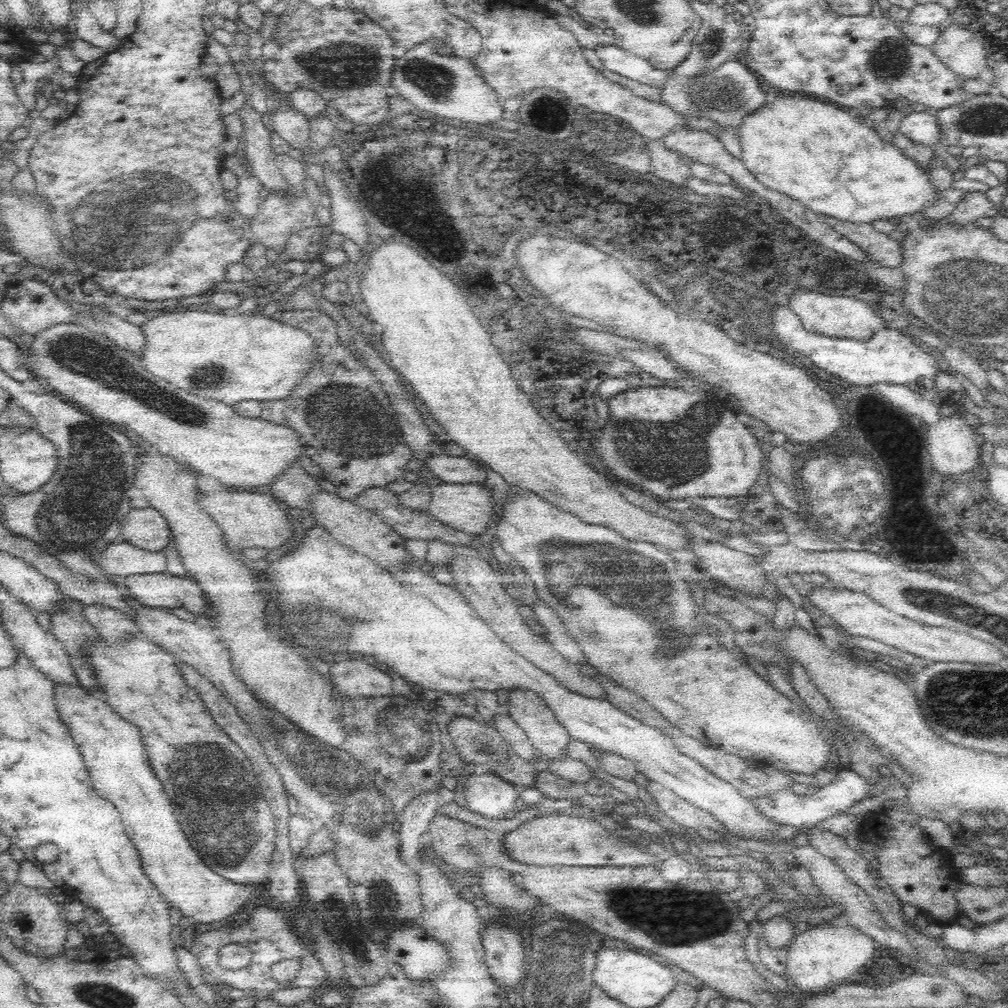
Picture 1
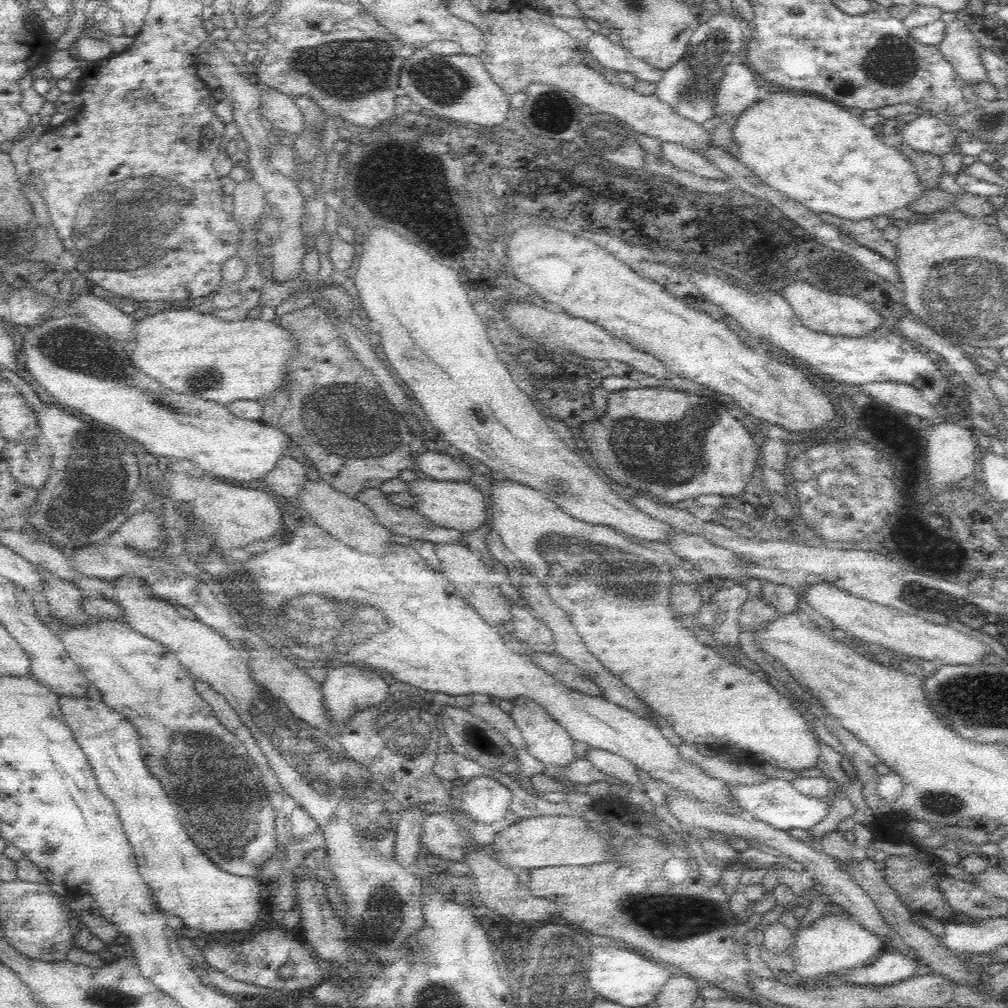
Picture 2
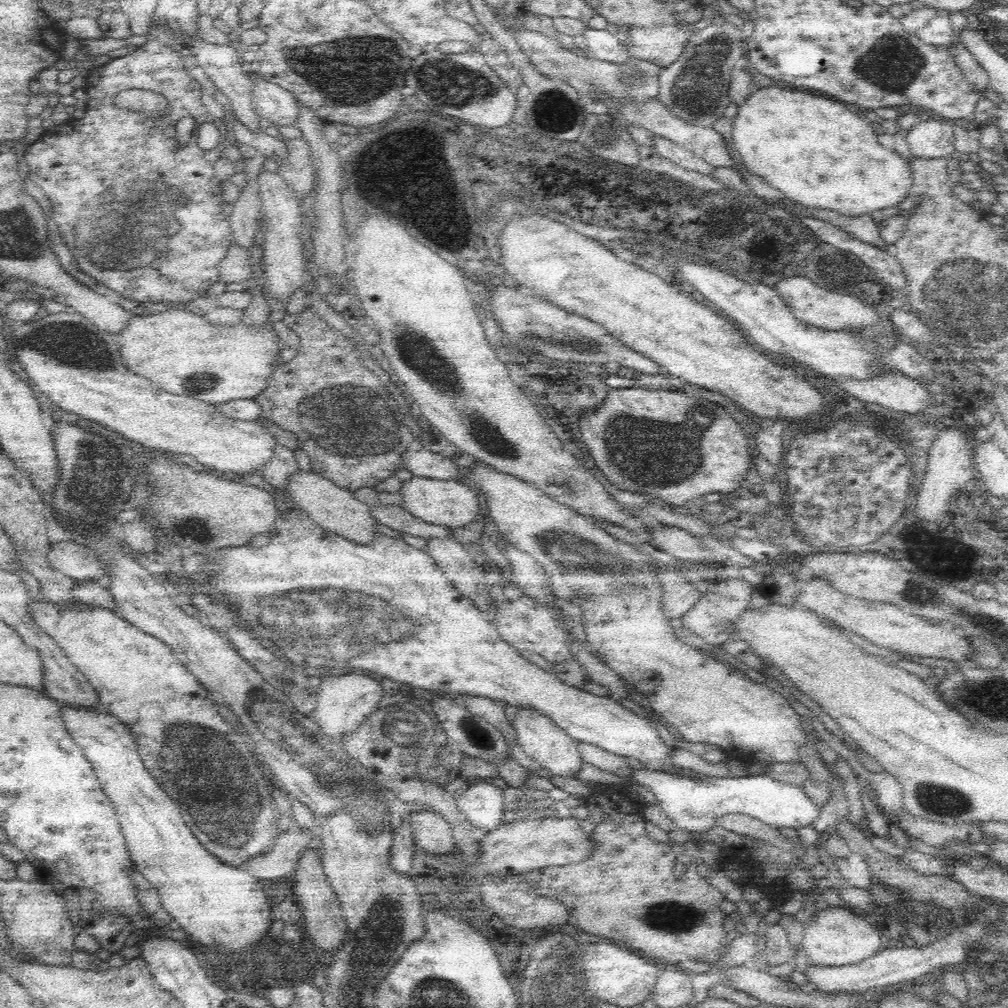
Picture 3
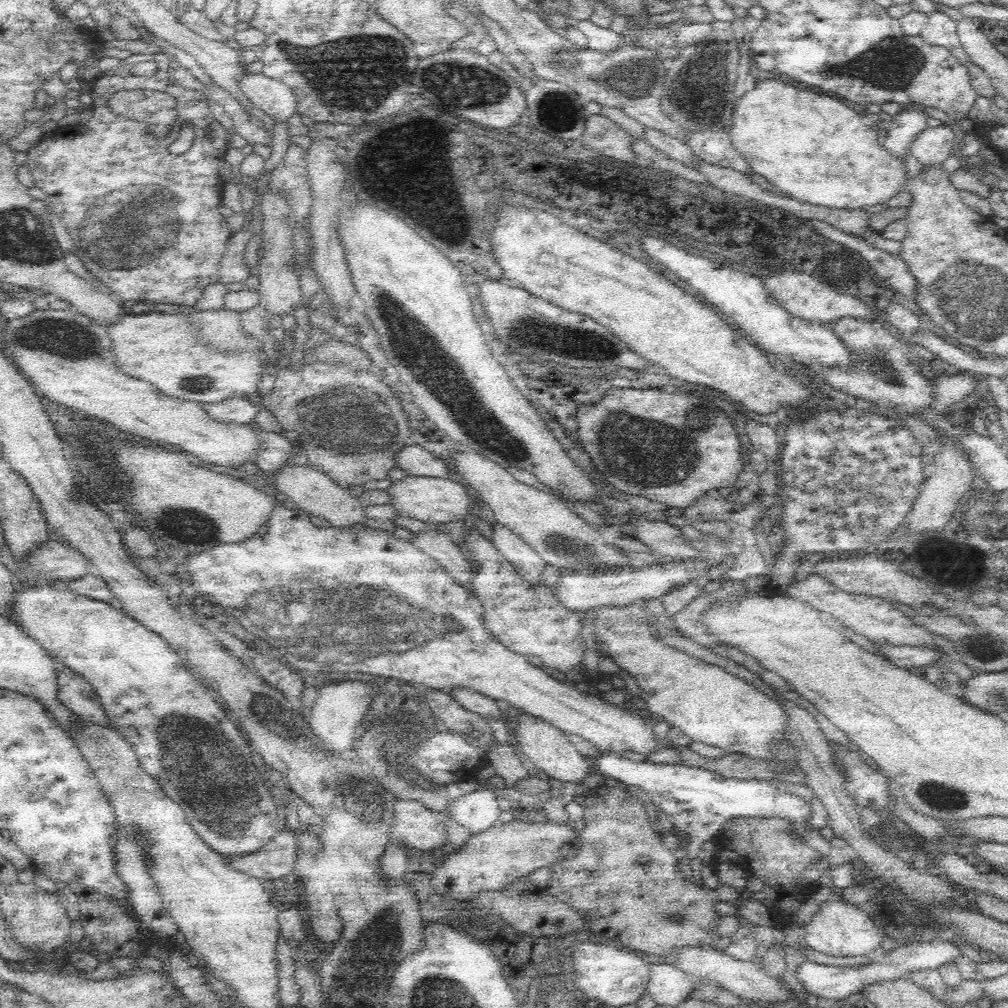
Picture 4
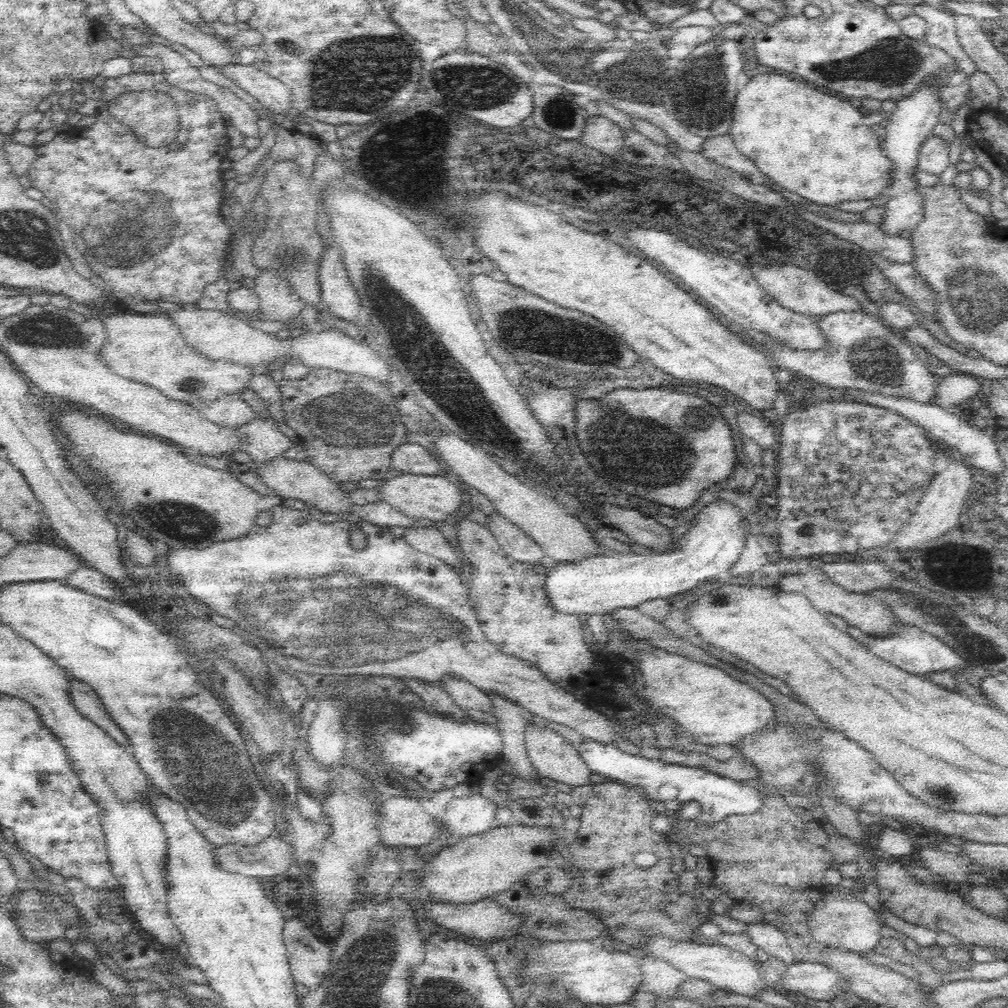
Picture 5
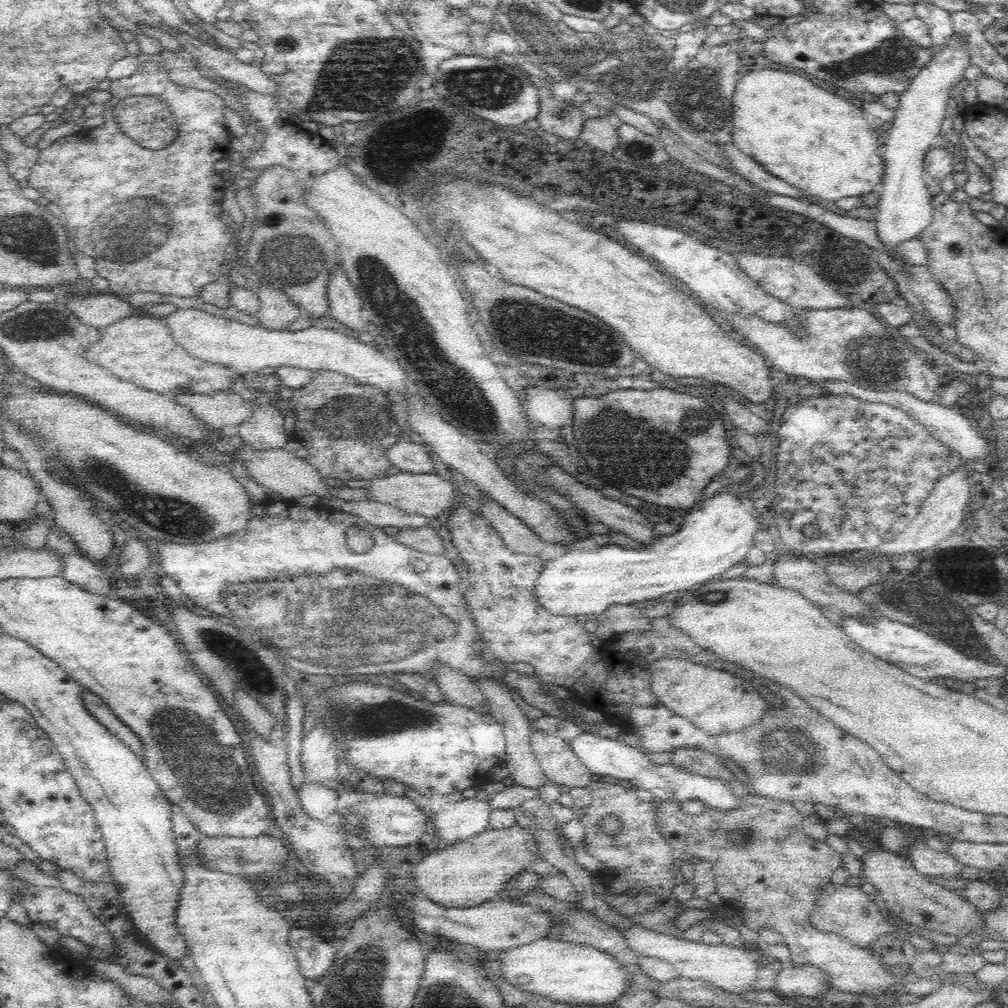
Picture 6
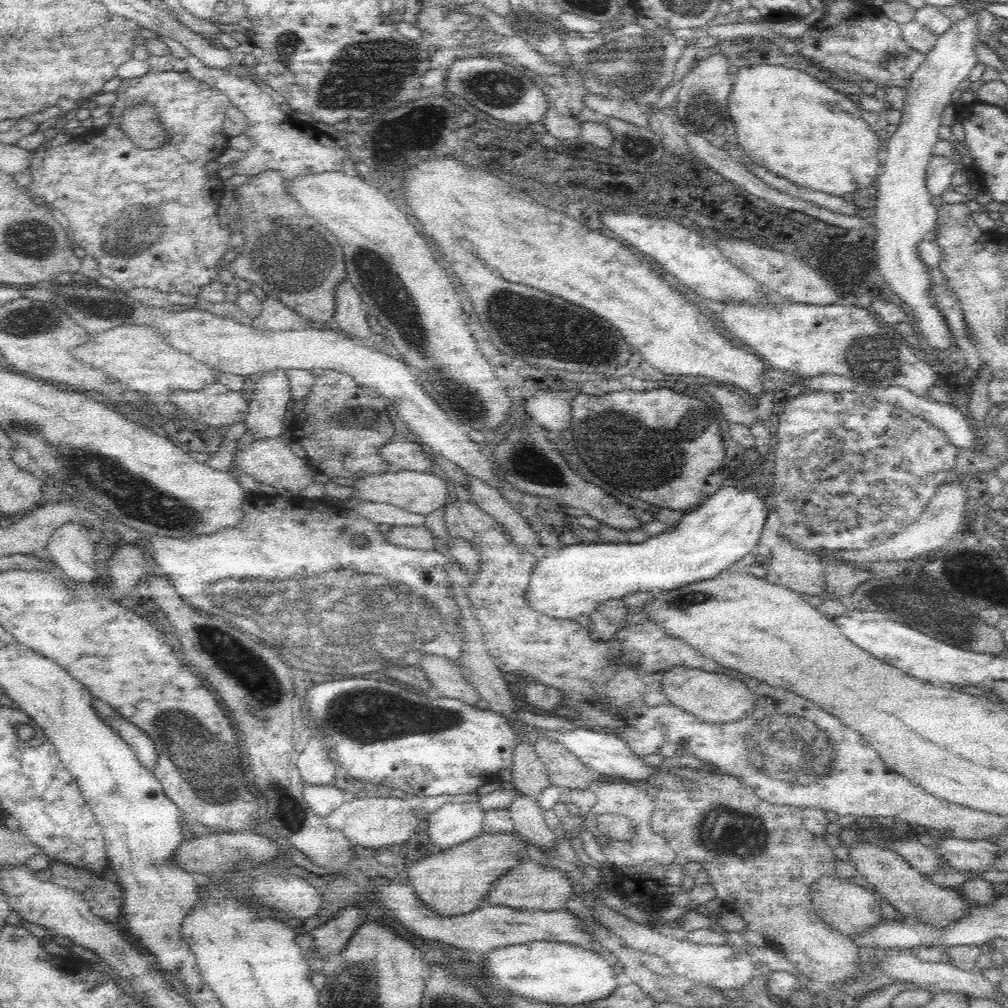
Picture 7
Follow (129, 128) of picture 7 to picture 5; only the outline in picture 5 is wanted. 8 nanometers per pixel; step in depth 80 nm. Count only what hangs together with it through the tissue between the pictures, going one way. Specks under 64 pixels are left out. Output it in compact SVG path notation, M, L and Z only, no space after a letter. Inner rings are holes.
M133 92L117 96L109 103L109 114L130 131L141 141L151 148L165 148L170 146L180 131L179 119L176 106L172 97L162 92Z

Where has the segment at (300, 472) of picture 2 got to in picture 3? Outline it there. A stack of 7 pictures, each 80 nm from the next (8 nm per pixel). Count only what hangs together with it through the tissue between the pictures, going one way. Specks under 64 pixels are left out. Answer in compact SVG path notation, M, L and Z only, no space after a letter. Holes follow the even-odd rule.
M274 442L272 456L270 460L266 460L260 472L268 484L282 489L282 486L286 484L286 478L294 474L296 470L299 469L293 451L281 443Z

